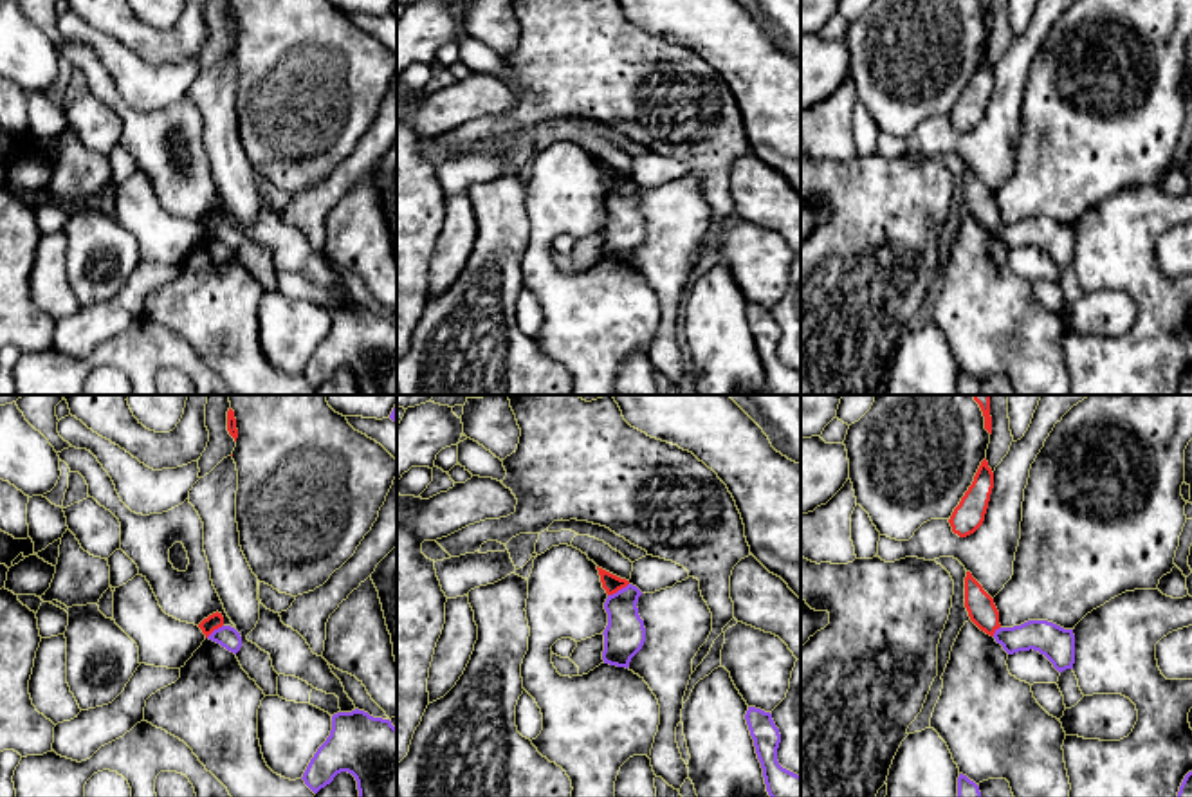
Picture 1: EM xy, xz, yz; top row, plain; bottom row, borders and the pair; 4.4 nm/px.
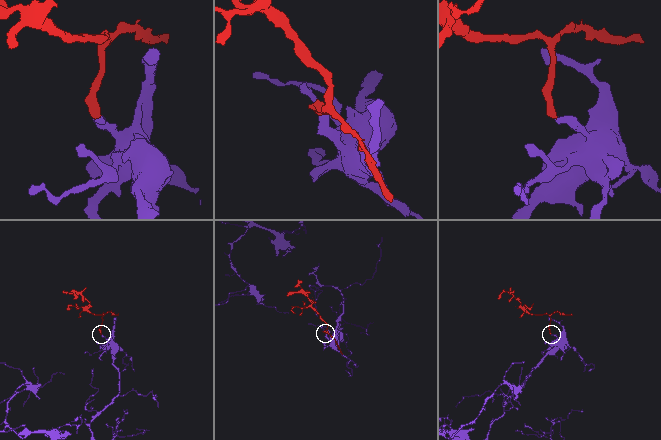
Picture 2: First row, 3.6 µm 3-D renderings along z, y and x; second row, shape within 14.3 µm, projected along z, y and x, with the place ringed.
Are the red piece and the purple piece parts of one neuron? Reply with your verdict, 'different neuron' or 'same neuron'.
different neuron

